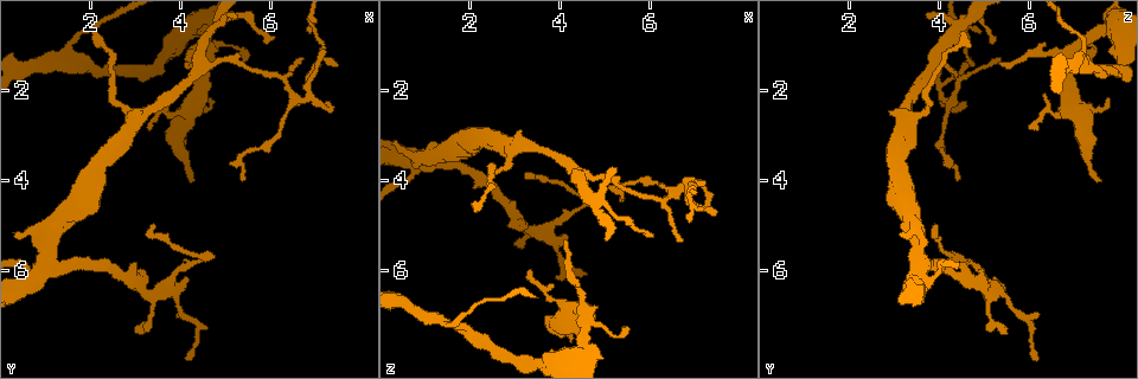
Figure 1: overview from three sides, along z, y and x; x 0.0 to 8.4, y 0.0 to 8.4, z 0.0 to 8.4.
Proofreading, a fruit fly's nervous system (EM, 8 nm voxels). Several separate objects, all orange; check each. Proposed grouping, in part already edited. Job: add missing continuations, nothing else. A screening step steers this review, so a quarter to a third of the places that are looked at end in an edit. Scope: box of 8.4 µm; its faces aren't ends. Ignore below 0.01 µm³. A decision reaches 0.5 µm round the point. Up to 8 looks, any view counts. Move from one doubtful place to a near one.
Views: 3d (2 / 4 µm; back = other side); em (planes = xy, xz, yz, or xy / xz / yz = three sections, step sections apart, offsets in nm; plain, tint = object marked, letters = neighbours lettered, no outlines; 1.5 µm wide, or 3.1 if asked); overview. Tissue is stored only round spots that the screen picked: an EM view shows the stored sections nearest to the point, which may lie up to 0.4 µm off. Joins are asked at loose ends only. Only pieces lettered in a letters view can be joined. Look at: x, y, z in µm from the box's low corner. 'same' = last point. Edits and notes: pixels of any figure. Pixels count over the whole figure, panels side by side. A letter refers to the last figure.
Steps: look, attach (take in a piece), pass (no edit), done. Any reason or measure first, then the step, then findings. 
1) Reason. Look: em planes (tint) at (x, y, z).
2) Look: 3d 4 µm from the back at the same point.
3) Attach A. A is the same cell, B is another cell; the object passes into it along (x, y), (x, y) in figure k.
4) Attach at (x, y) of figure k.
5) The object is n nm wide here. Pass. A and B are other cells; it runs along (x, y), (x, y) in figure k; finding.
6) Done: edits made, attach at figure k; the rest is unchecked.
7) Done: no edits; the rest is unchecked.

Branch stops here. Look: 3d 4 µm at (4.60, 2.15, 7.80).

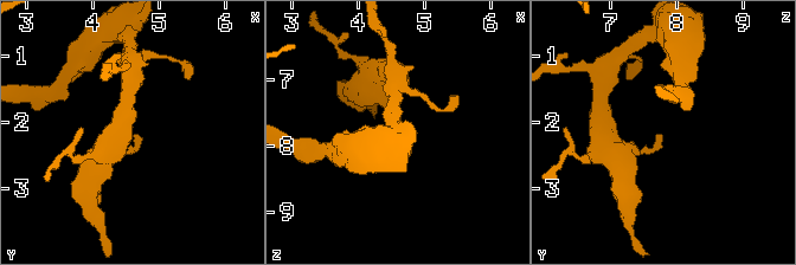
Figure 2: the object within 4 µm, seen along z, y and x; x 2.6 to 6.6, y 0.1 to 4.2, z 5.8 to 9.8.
Shape alone is not enough. Look: em planes (letters) at (4.60, 2.20, 7.75).

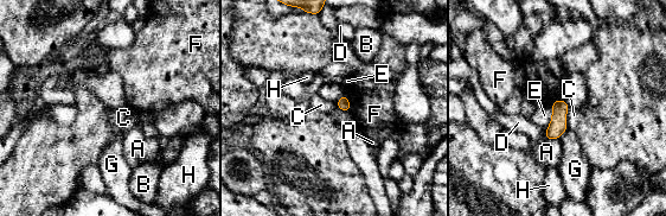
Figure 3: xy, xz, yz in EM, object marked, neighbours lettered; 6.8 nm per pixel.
Pass. A, B, C, D, E, F, G and H are other cells; a border runs along (569, 107), (567, 112), (567, 128) in figure 3; none of them fits.

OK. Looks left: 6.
An open end. Look: 3d 4 µm at (7.20, 2.25, 4.55).

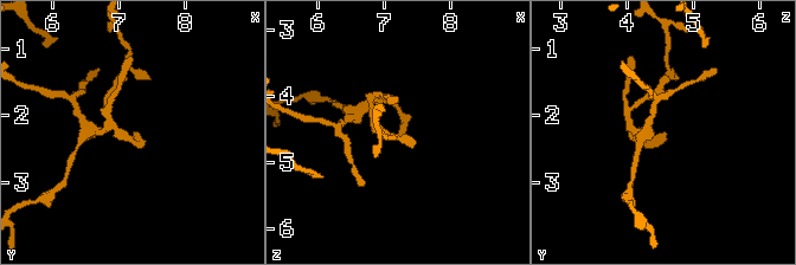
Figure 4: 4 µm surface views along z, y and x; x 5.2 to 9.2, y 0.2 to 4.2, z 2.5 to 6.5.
Need the tissue. Look: em planes (letters) at (7.20, 2.20, 4.60).

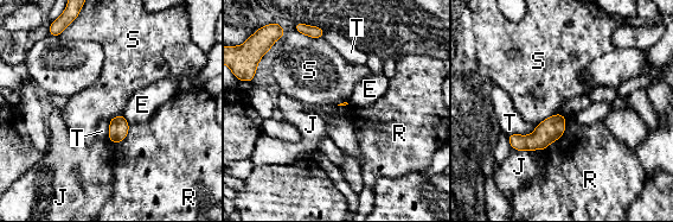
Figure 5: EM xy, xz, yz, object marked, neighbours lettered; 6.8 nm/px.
Pass. E, J, R, S and T are other cells; a border runs along (559, 112), (545, 118), (536, 126) in figure 5; none of them fits.

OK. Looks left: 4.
Look: 3d 4 µm from the back at (3.40, 5.05, 4.00).

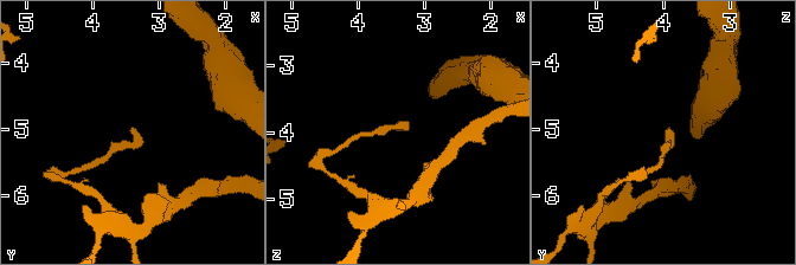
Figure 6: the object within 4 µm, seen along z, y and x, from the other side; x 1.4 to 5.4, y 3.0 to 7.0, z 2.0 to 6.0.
Shape alone is not enough. Look: em xy step 4 (letters) at (3.40, 5.05, 4.00).

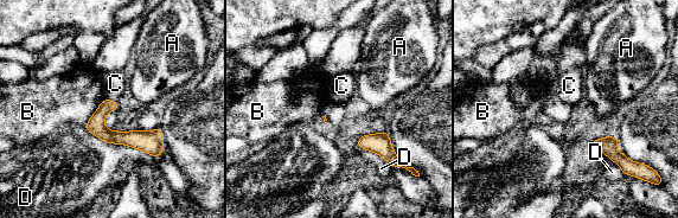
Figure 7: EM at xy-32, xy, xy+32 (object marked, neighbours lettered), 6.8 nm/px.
Pass. A, B, C and D are other cells; it runs along (89, 126), (148, 141), (159, 152) in figure 7; no lettered piece goes on from it.

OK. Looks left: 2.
Done: no edits; the rest is unchecked.

